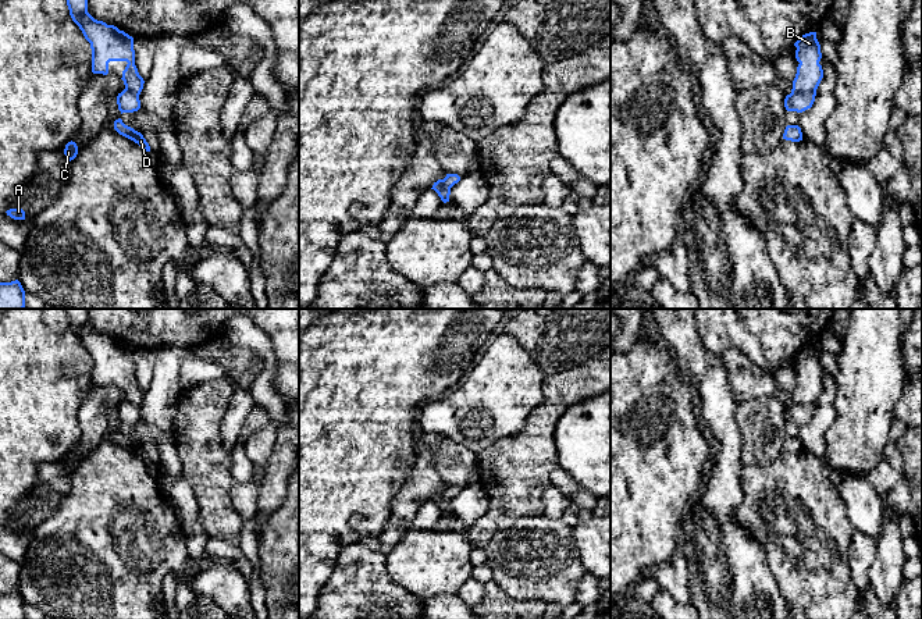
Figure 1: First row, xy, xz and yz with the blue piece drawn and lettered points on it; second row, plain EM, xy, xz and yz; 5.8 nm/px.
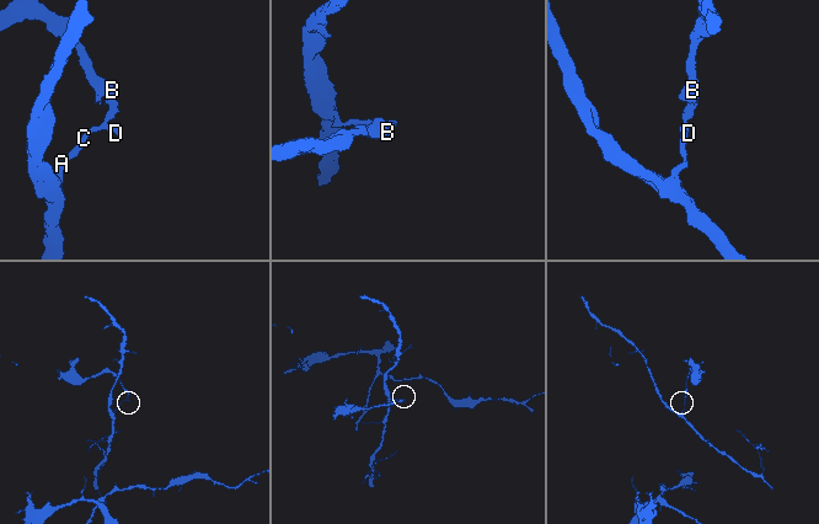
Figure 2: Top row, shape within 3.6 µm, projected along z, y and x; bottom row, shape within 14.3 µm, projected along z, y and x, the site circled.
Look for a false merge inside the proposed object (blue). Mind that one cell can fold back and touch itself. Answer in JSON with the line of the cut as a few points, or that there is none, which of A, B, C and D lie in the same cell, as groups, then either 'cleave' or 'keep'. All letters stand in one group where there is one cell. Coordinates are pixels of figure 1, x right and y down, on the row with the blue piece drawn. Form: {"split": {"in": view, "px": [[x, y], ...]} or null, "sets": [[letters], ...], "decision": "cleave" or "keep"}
{"split": {"in": "yz", "px": [[815, 91], [791, 93]]}, "sets": [["A", "C", "D"], ["B"]], "decision": "cleave"}

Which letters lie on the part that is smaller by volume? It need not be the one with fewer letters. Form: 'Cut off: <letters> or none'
Cut off: A, C, D

